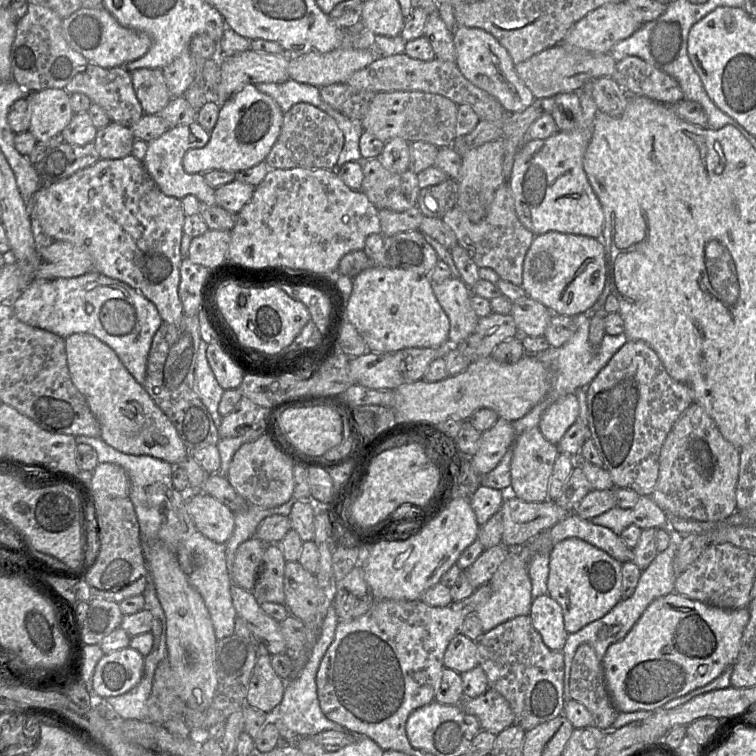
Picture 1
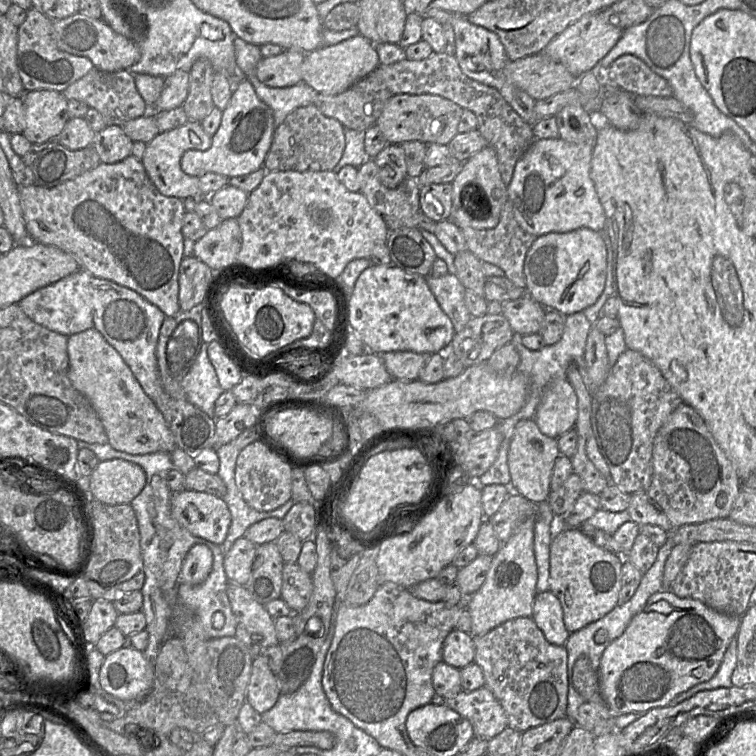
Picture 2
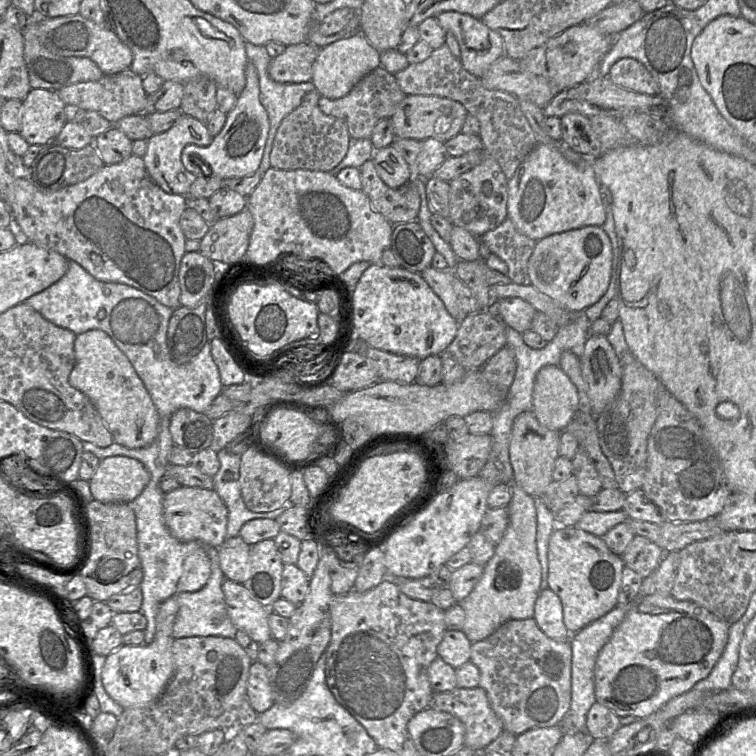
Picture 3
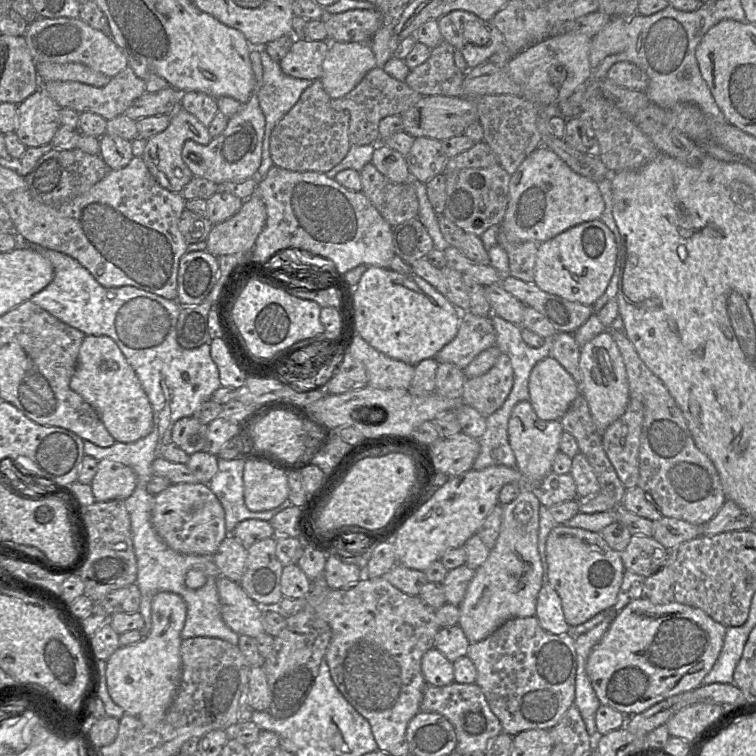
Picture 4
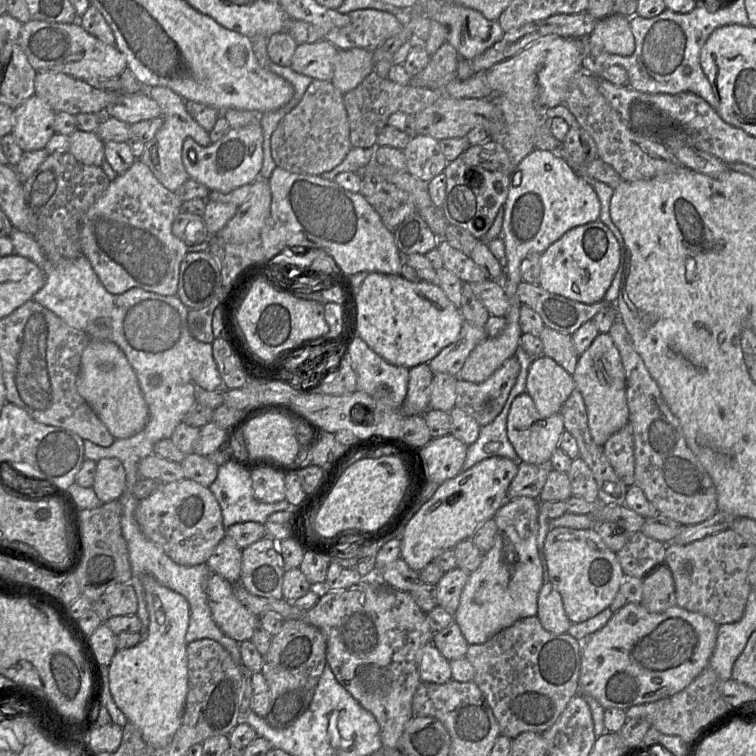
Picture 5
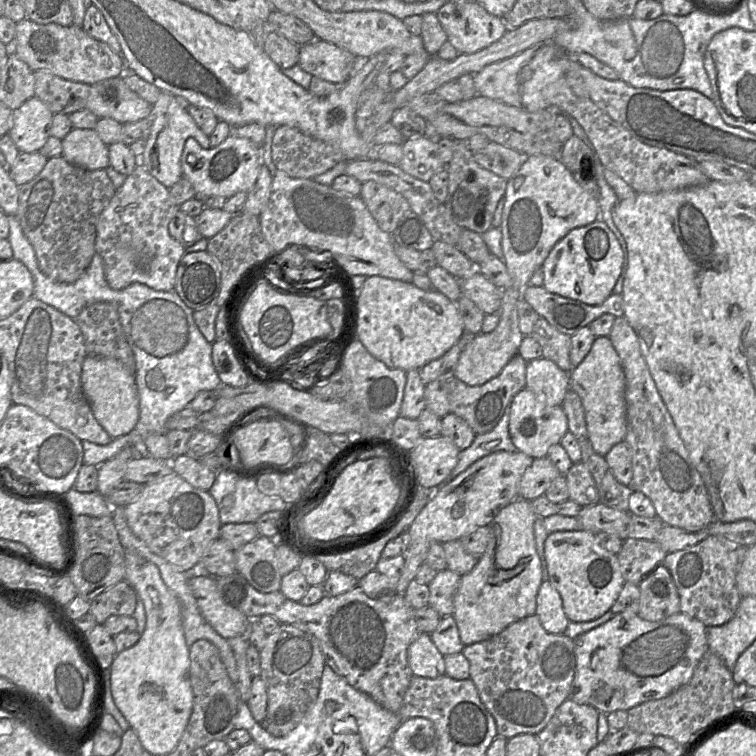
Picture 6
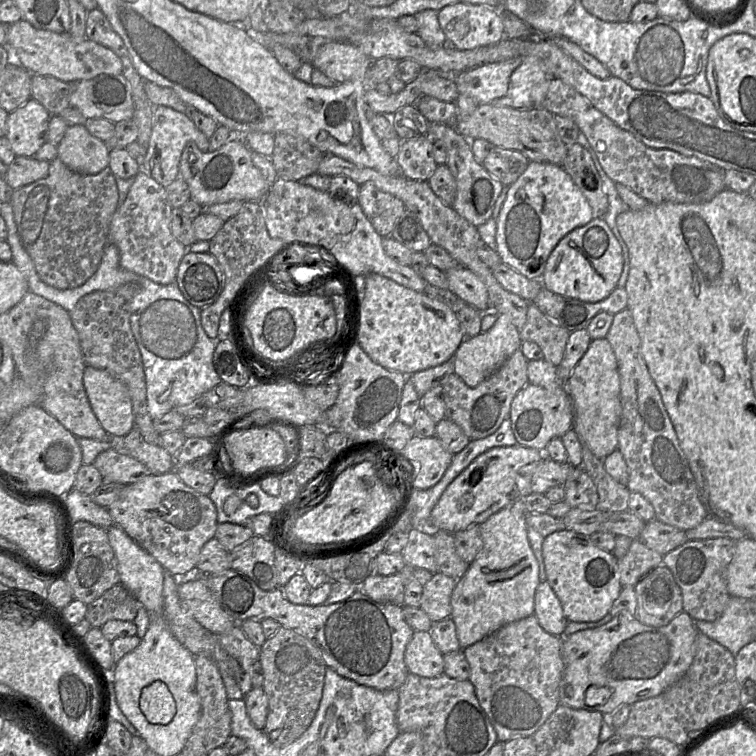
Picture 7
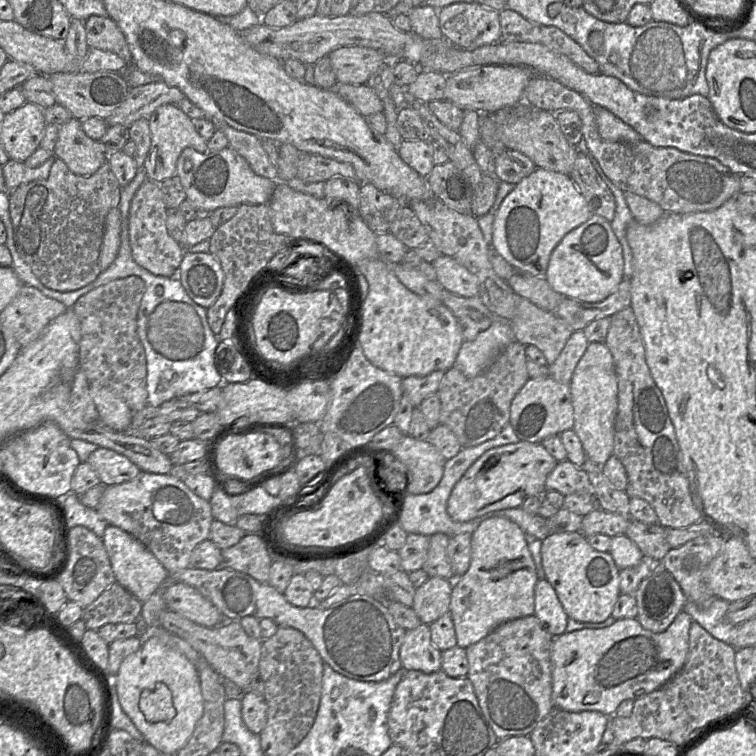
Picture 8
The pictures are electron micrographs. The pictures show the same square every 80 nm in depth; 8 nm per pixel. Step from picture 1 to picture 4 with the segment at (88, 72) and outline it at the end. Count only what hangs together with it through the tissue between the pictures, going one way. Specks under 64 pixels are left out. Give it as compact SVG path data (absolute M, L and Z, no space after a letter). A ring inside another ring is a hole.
M127 66L103 87L95 87L77 81L50 81L41 83L40 89L61 108L70 108L78 113L95 113L108 121L123 115L125 110L145 93L145 81L137 77L133 70Z

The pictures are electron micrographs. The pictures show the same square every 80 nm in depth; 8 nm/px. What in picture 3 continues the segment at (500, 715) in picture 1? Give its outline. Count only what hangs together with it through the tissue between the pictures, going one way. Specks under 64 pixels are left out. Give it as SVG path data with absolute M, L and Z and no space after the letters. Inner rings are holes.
M481 687L459 688L433 694L429 707L458 718L465 727L464 745L481 753L503 731L501 719L492 709Z

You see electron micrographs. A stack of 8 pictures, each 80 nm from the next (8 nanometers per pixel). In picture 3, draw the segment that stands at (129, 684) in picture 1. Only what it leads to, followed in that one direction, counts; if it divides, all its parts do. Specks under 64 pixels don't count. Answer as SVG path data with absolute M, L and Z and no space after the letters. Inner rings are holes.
M176 596L163 601L156 615L156 632L150 644L122 645L105 658L101 672L107 694L124 709L153 703L164 691L173 673L173 625L179 610Z

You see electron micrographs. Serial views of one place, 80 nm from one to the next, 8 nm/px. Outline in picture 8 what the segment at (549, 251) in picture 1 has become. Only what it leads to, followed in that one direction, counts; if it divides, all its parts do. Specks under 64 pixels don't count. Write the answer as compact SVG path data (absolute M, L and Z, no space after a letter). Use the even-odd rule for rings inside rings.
M593 215L588 221L568 232L551 253L545 279L564 297L597 303L612 294L623 280L622 246L610 222Z

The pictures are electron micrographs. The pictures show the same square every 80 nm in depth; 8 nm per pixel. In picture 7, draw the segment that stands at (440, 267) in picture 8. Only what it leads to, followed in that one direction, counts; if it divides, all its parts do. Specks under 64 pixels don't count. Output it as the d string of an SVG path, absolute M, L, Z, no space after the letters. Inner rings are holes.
M457 266L445 272L448 290L478 311L489 312L488 292L482 281L470 270Z

